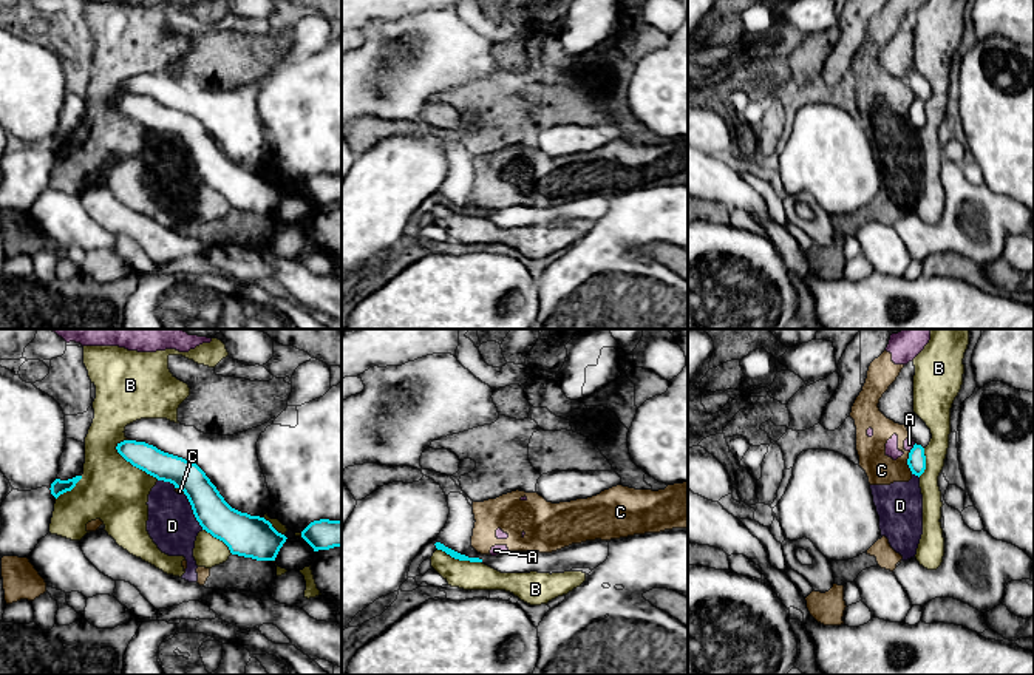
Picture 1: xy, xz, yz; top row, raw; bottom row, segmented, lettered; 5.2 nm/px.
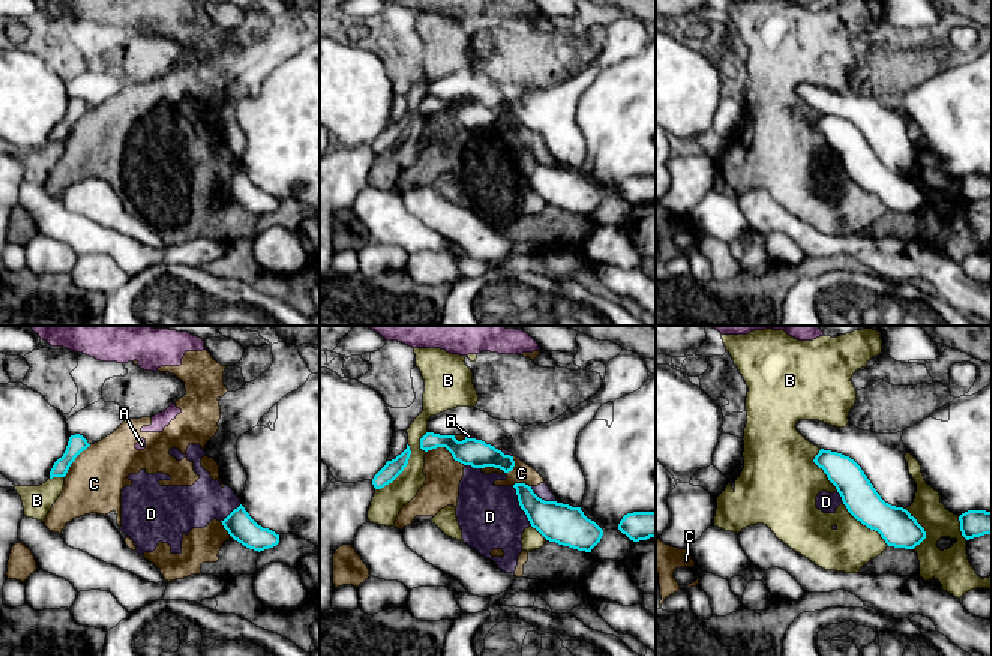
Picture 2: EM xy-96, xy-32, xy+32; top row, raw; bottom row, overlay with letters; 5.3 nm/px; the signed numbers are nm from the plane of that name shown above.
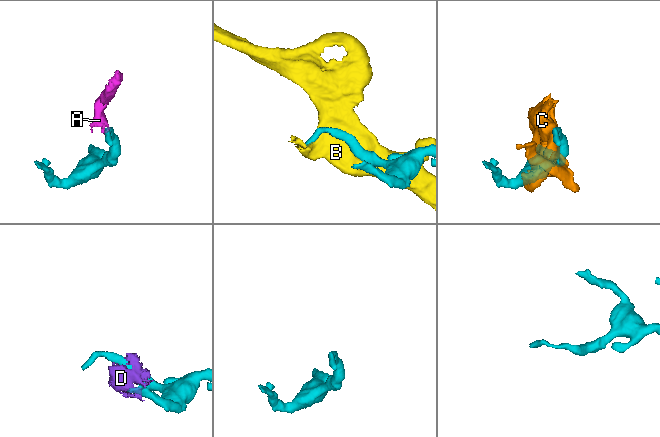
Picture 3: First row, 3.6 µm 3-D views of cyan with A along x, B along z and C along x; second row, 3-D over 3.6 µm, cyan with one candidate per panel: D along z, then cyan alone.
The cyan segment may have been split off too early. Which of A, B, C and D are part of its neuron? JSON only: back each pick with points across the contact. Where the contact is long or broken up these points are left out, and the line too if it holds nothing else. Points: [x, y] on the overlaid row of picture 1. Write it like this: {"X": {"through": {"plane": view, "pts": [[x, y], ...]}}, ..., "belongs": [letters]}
{"belongs": []}

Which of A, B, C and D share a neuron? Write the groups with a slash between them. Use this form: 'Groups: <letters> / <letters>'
Groups: A C D / B

